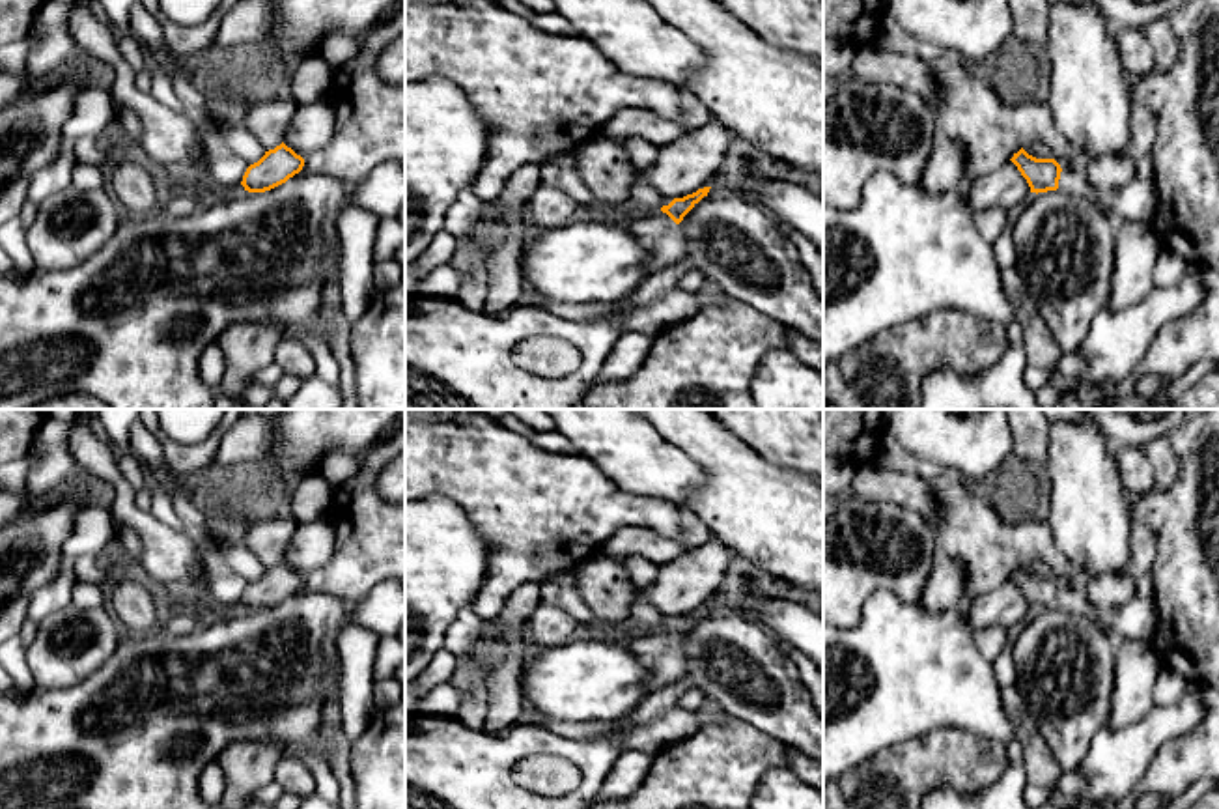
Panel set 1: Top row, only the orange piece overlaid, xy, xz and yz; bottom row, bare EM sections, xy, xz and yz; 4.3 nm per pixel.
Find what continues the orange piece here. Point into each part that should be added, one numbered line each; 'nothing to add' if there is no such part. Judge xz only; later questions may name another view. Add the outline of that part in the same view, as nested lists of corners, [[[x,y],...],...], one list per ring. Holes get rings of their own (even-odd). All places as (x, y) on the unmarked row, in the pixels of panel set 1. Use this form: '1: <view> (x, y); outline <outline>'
1: xz (663, 658); outline [[[663,630],[652,633],[629,633],[631,654],[648,669],[648,688],[657,691],[687,676],[687,654]]]

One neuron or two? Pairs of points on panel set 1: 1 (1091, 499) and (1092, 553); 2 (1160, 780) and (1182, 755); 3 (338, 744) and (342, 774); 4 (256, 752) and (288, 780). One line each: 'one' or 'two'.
1: one
2: one
3: one
4: two

